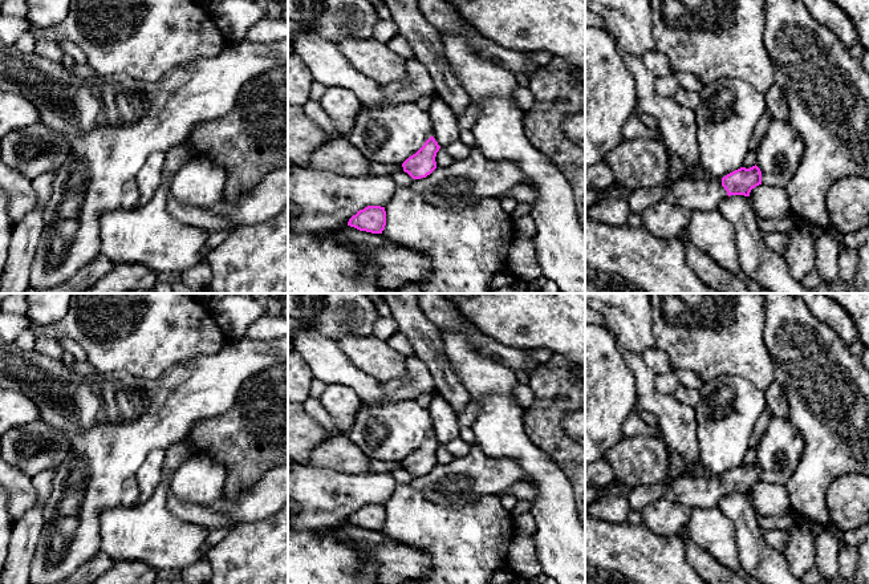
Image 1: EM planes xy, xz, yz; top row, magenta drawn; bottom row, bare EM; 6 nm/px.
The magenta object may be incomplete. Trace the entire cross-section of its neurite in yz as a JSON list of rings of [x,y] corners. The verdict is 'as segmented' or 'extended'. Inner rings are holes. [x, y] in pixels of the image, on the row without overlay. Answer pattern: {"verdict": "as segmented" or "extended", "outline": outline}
{"verdict": "extended", "outline": [[[755,462],[740,465],[718,478],[694,478],[685,474],[674,480],[663,494],[663,499],[677,502],[689,508],[715,507],[728,492],[750,494],[762,482],[762,469]]]}

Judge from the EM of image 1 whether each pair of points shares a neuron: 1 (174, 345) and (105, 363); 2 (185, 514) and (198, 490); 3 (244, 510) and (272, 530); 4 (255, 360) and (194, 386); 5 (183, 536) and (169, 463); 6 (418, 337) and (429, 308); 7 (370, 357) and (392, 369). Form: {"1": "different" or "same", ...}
{"1": "same", "2": "different", "3": "different", "4": "same", "5": "different", "6": "different", "7": "same"}

